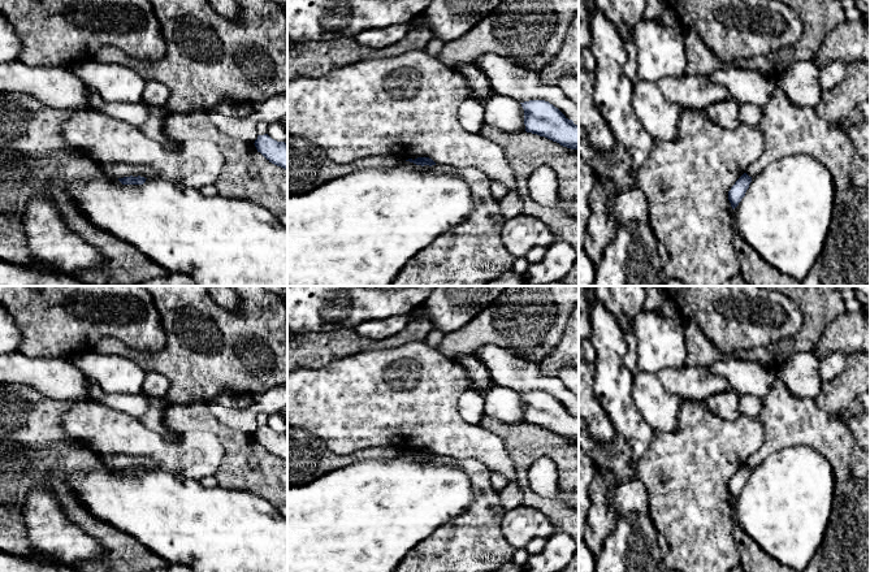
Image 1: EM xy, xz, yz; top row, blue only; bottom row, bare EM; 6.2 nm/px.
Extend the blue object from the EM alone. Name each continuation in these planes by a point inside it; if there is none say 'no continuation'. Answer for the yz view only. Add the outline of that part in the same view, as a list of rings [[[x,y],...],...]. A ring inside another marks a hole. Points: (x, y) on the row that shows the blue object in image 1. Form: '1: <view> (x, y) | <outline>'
no continuation

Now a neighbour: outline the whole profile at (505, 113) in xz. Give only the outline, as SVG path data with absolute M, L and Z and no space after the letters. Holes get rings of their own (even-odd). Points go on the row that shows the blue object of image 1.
M494 95L484 105L482 121L510 135L524 133L524 109L521 104L511 98Z

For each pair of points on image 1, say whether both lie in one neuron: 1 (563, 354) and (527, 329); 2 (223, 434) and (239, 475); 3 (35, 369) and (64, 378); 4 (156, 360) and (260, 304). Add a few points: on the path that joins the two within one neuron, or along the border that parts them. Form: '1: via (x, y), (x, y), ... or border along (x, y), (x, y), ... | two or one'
1: border along (565, 329), (559, 343), (540, 363) | two
2: via (233, 445), (236, 447), (236, 464) | one
3: via (42, 373), (57, 378) | one
4: via (182, 360), (198, 360), (236, 330) | one

